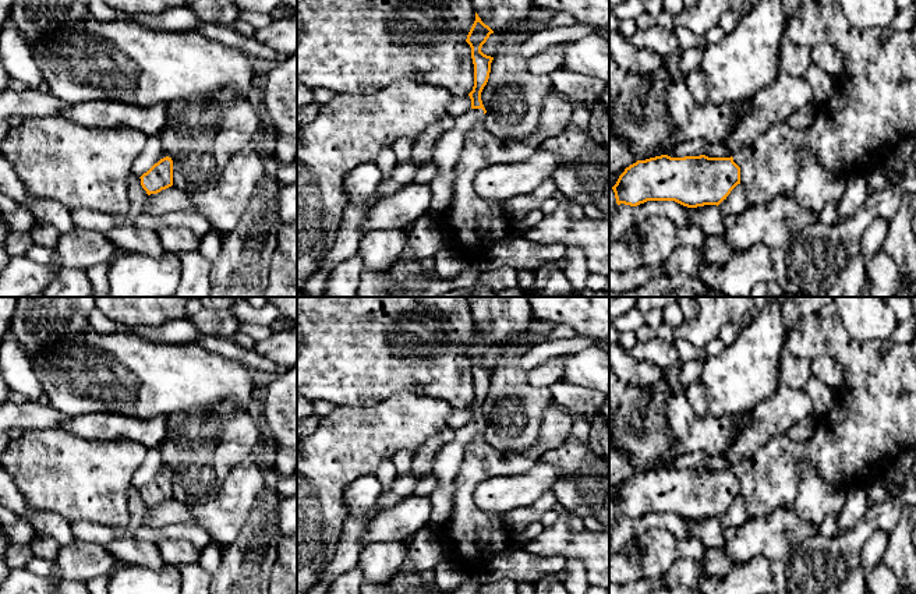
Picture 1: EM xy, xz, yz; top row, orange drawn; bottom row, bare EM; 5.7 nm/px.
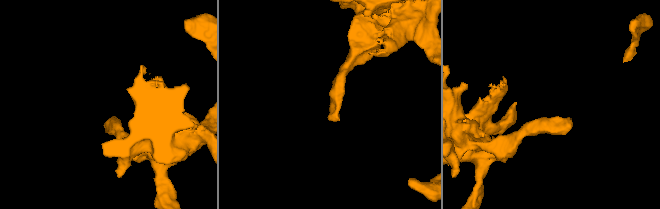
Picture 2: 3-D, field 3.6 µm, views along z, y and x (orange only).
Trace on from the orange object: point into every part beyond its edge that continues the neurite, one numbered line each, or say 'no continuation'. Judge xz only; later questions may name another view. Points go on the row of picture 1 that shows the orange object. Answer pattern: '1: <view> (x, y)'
1: xz (446, 151)

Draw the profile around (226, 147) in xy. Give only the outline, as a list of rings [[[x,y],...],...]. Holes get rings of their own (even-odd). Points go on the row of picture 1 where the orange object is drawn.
[[[231,89],[167,103],[166,124],[159,141],[173,160],[173,185],[185,194],[216,185],[229,160],[258,138],[261,125],[250,99],[238,98]]]

